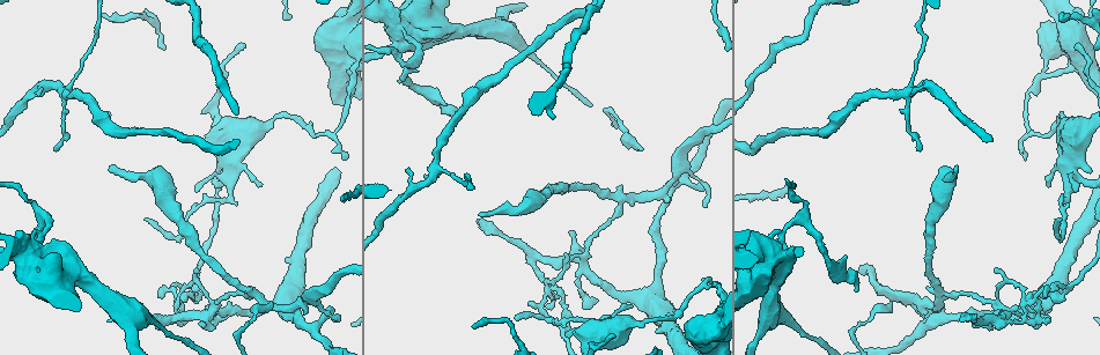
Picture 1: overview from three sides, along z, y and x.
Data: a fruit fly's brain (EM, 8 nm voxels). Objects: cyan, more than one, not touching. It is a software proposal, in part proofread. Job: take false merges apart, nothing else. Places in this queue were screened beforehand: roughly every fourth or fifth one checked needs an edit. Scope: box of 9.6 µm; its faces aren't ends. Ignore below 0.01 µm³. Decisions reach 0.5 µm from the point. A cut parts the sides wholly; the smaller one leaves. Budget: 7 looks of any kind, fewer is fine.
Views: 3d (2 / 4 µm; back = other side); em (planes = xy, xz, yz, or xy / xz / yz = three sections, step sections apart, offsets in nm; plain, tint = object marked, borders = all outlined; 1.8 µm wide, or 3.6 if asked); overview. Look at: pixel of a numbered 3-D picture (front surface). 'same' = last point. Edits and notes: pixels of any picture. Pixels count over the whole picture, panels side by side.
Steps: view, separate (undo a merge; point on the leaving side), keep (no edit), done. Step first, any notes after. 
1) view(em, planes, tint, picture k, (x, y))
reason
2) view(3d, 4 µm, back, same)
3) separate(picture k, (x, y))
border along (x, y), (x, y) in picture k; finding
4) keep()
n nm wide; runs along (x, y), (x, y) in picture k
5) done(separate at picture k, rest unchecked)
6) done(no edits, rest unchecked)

view(em, planes, tint, picture 1, (250, 293))
abrupt turn

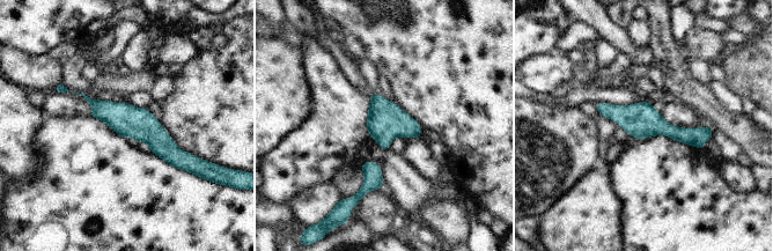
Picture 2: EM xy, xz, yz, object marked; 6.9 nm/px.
keep()
runs along (598, 105), (675, 133), (709, 133) in picture 2; continuous, no second cell

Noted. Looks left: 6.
view(3d, 4 µm, picture 1, (1073, 284))
arms part here

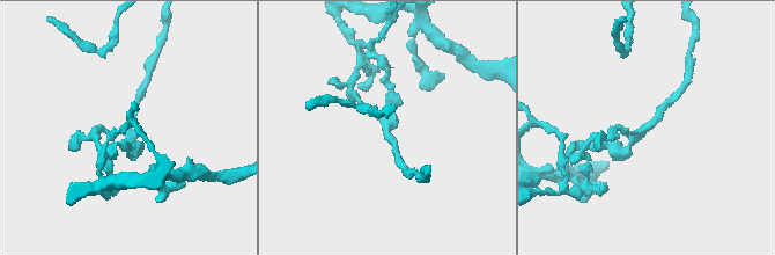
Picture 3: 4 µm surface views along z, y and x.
view(em, planes, tint, picture 3, (388, 123))
shape alone is not enough

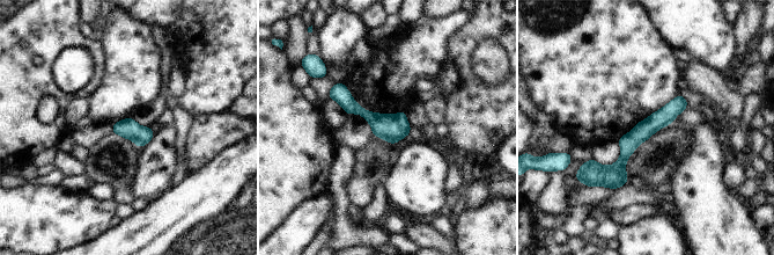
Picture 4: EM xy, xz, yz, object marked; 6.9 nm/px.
keep()
140 nm wide; runs along (683, 101), (612, 169), (588, 165) in picture 4; all the same cell

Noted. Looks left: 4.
view(3d, 4 µm, picture 1, (228, 157))

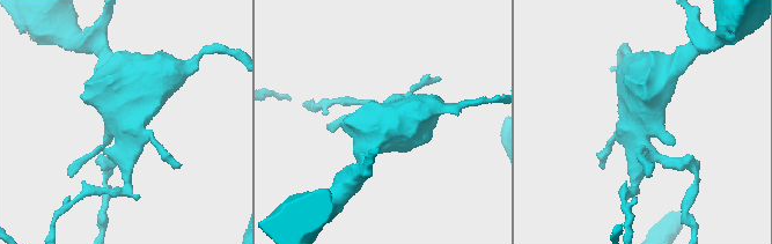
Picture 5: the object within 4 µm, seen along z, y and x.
view(em, 3.6 µm, planes, tint, picture 5, (645, 116))
now the EM

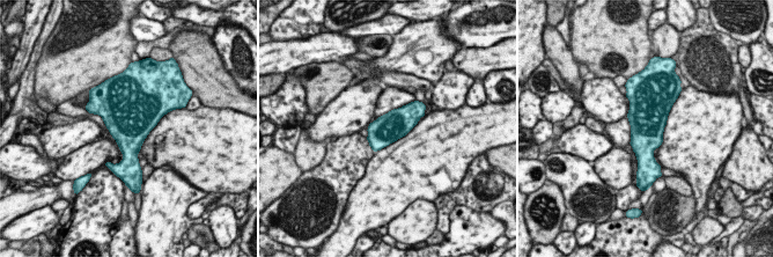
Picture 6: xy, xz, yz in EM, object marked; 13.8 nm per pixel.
keep()
400 nm wide; one cell here

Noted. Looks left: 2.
done(no edits, rest unchecked)

